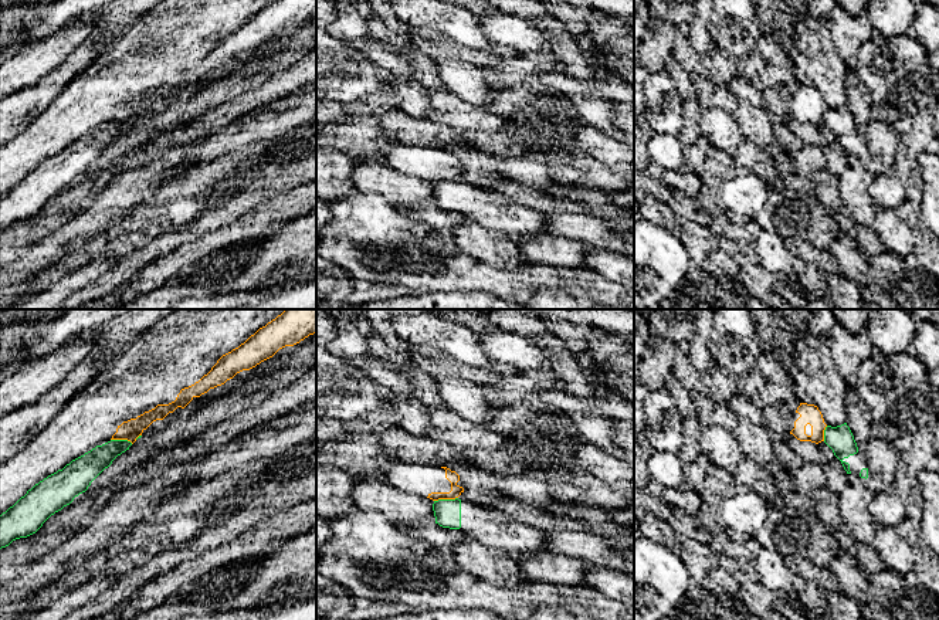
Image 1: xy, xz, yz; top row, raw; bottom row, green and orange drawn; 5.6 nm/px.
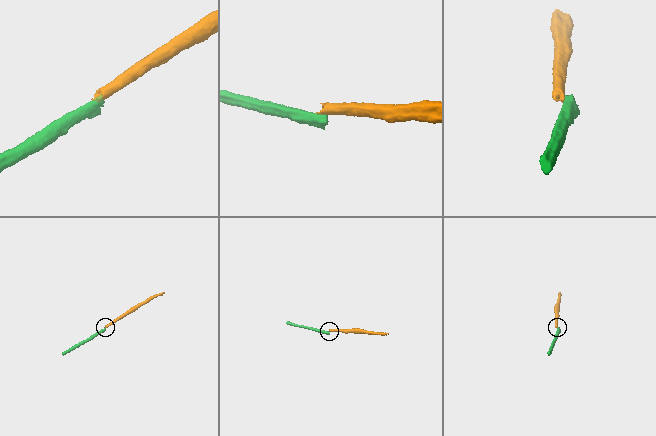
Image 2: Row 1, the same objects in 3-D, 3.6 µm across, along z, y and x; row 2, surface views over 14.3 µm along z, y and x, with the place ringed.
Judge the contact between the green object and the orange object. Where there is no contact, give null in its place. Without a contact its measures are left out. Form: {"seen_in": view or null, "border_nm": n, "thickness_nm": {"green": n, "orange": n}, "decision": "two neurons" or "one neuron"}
{"seen_in": "xz", "border_nm": 140, "thickness_nm": {"green": 150, "orange": 70}, "decision": "two neurons"}

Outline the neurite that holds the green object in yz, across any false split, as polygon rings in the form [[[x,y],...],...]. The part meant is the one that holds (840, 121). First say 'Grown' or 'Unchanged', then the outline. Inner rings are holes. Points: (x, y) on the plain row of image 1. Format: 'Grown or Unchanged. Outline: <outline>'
Grown. Outline: [[[847,105],[824,112],[824,125],[833,132],[834,138],[841,143],[847,156],[857,156],[868,160],[868,150],[864,133],[857,129],[854,118]]]

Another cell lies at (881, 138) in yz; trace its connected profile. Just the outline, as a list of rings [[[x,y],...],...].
[[[881,115],[874,116],[864,132],[864,138],[868,150],[867,163],[872,175],[892,169],[896,149],[901,145],[892,122]]]

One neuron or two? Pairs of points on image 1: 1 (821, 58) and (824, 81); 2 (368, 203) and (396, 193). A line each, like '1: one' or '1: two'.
1: one
2: two

